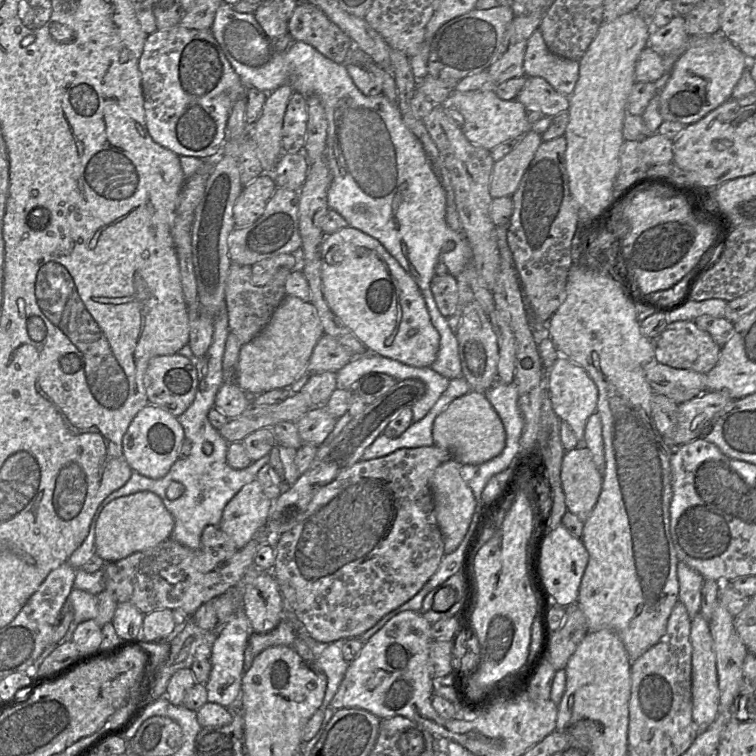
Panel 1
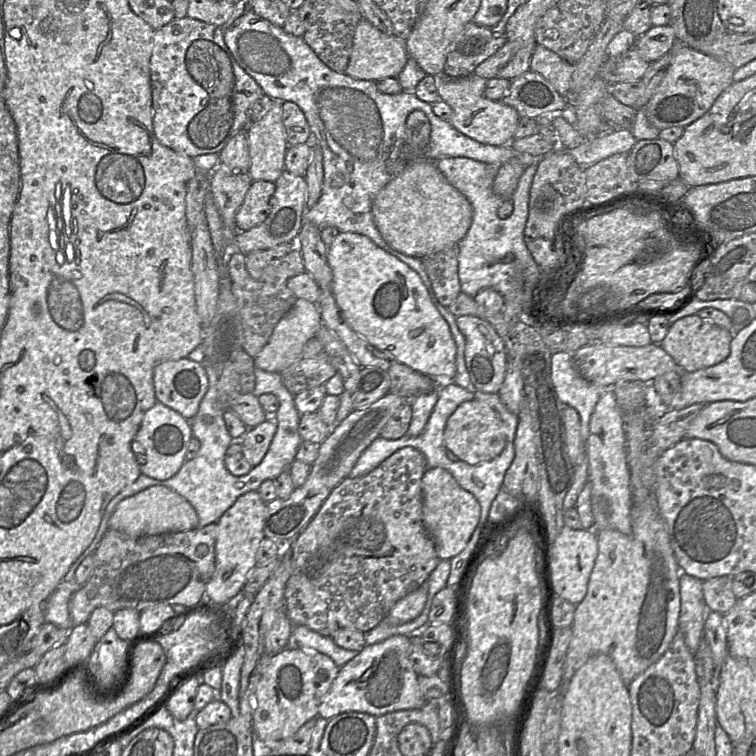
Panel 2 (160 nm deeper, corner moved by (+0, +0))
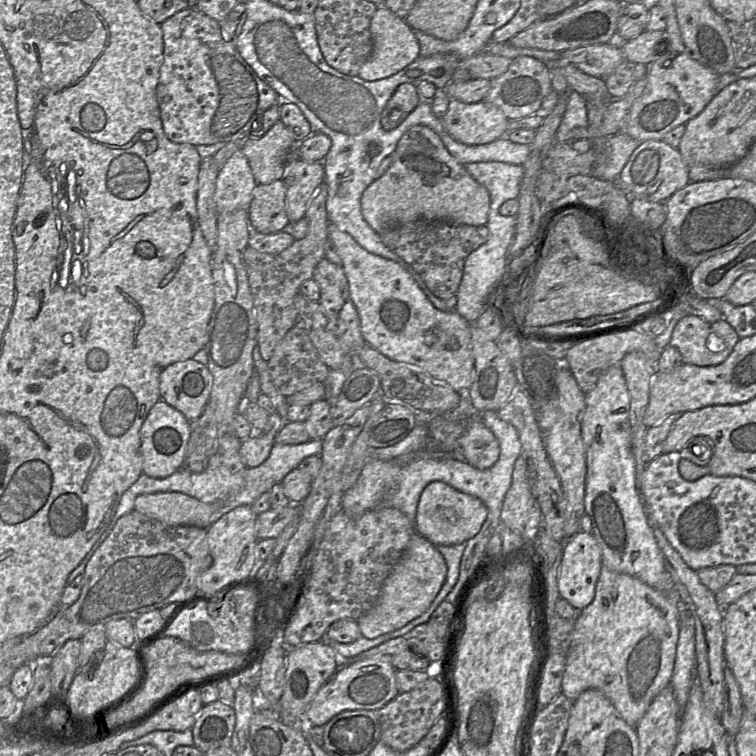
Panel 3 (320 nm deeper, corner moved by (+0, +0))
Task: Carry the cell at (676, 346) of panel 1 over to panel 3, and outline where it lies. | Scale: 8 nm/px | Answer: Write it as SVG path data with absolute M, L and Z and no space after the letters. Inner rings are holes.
M686 315L676 324L669 345L679 351L683 363L716 366L728 358L739 340L725 319L709 323Z

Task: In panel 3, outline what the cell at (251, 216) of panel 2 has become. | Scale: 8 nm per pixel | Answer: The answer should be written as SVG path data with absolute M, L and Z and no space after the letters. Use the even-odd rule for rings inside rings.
M282 179L255 186L248 219L254 232L274 234L289 230L291 225L286 213L286 187Z

